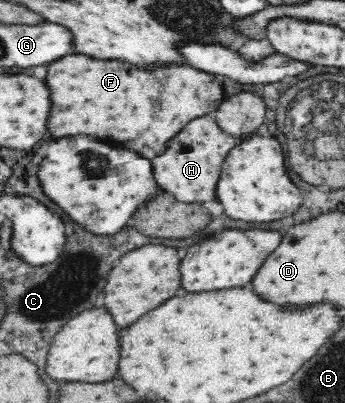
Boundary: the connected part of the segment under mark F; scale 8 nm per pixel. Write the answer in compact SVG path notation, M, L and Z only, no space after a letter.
M67 55L57 63L47 67L45 85L49 89L51 109L47 119L47 131L53 139L73 137L73 135L91 135L105 143L121 143L125 149L145 155L145 159L153 159L165 151L165 143L177 135L191 119L207 115L217 107L201 107L207 101L219 101L219 85L213 83L213 75L197 71L193 67L173 67L157 73L145 73L135 69L129 63L121 61L103 61L93 59L89 55Z

